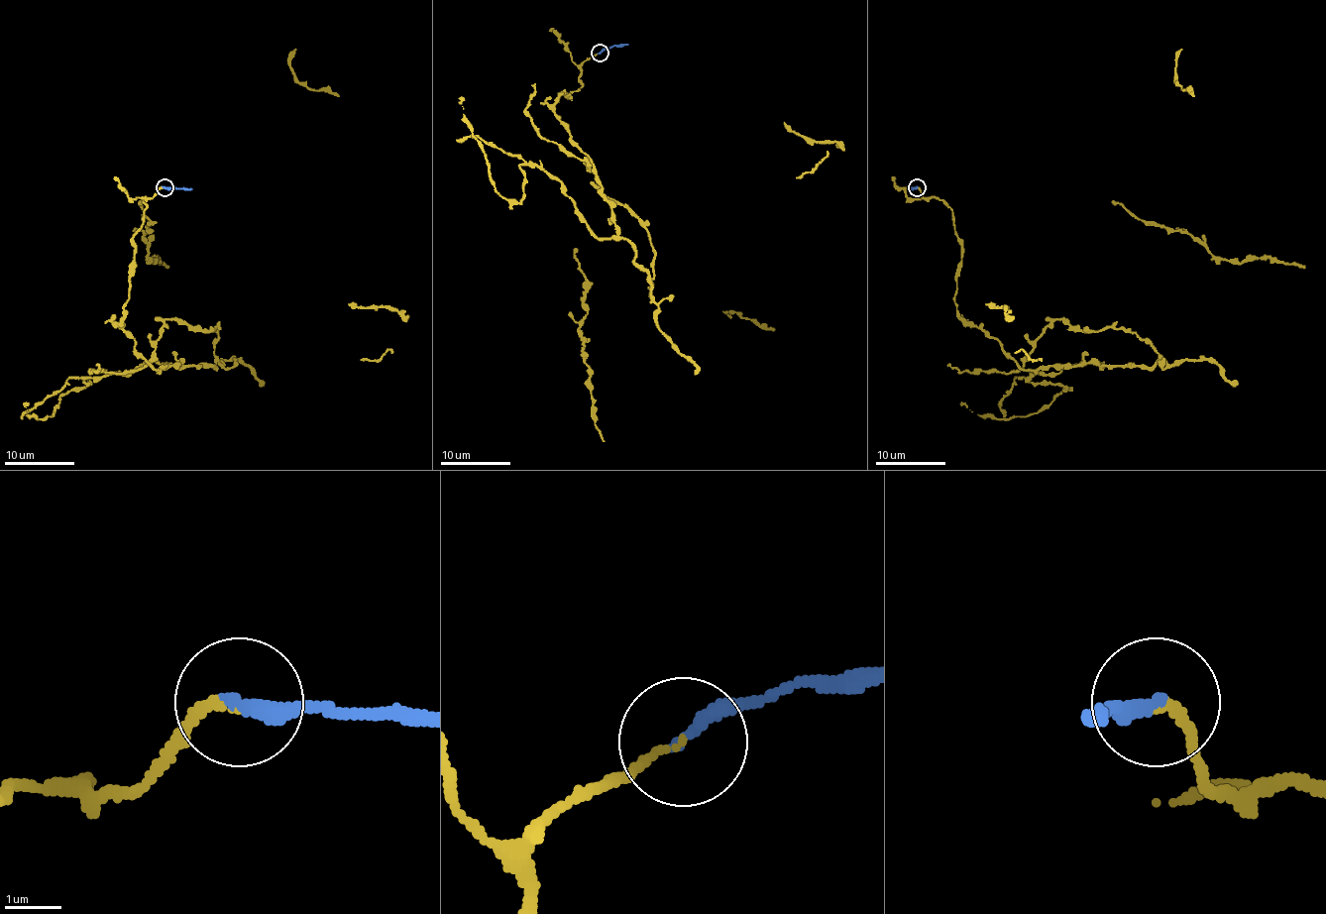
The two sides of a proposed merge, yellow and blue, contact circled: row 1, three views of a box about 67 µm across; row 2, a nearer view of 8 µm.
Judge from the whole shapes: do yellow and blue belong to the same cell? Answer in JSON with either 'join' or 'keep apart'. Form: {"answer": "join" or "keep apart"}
{"answer": "join"}

